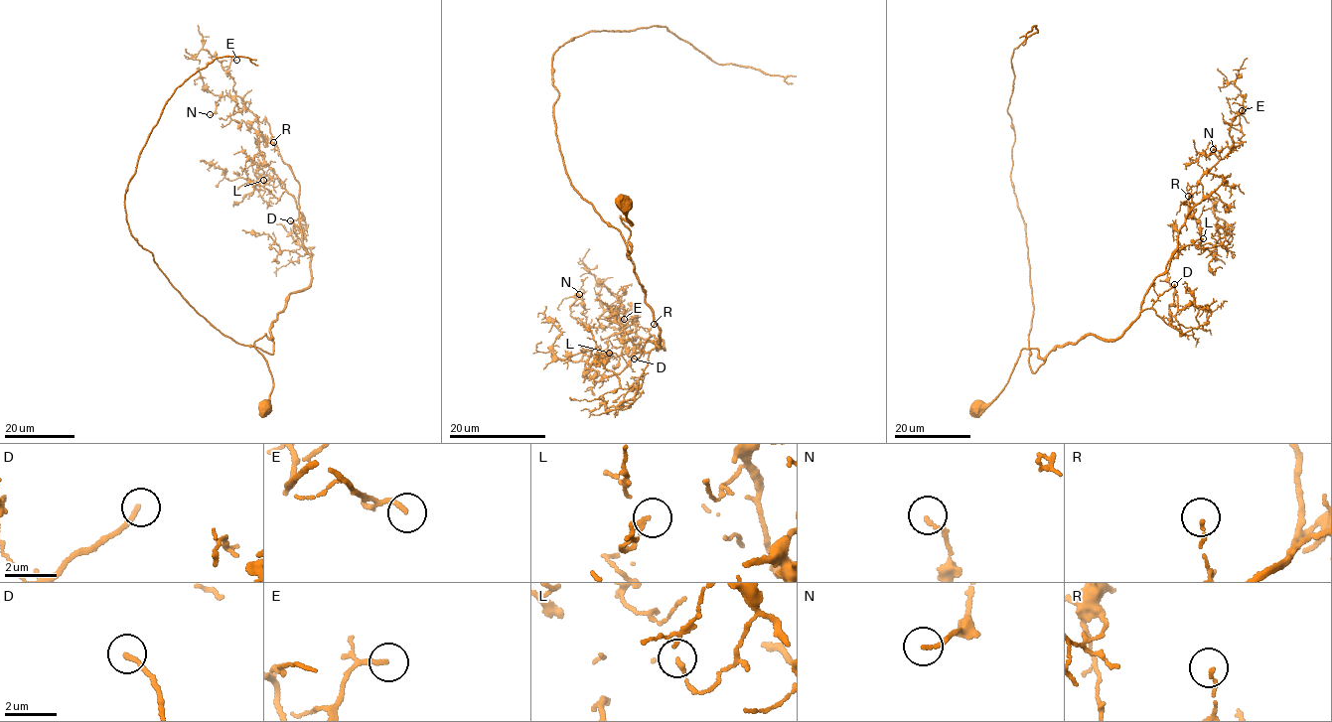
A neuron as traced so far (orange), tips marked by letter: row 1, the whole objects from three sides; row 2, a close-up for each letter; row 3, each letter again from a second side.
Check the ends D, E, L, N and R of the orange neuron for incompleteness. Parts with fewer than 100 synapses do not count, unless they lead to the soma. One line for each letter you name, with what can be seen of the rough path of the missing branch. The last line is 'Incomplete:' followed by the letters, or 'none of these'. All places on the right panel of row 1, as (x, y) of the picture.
D: missing branch runs (1174, 284), (1191, 281), (1205, 291), (1214, 283), (1207, 267), (1199, 265), (1196, 274)
Incomplete: D

